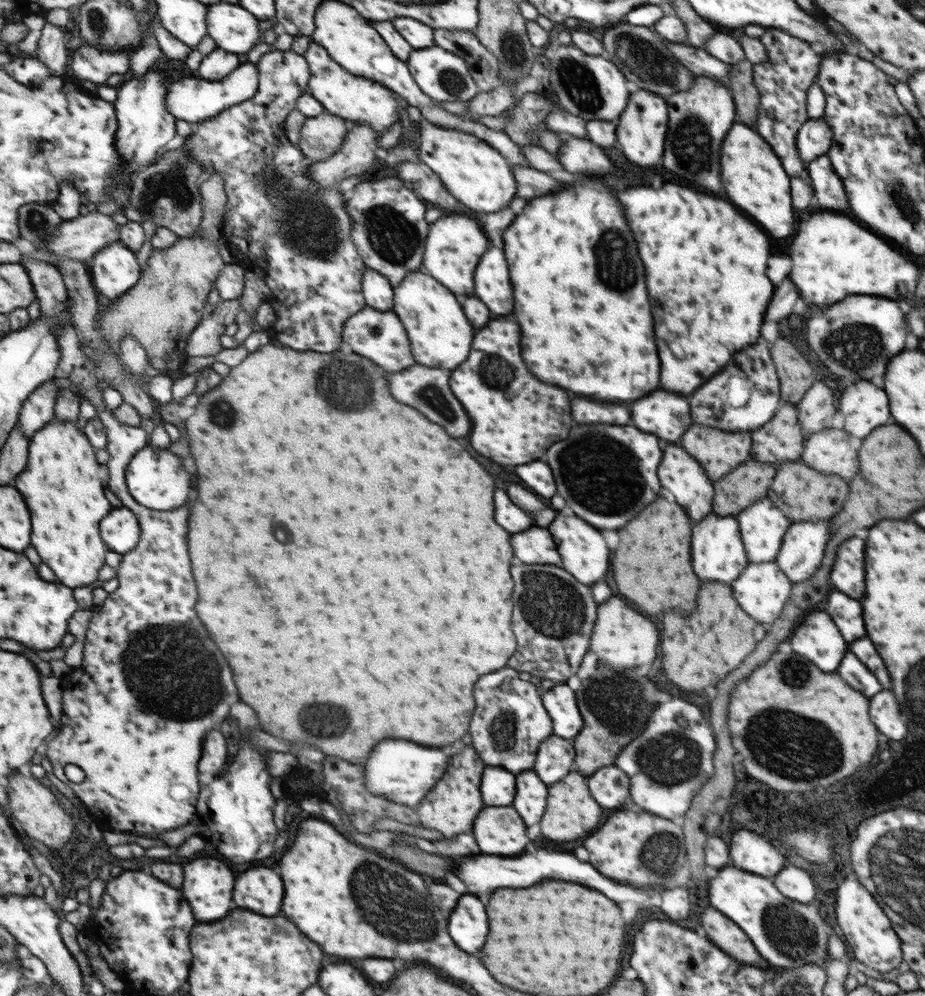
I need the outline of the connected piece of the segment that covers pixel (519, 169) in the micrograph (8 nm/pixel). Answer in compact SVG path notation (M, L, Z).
M523 165L512 167L519 198L535 198L535 196L543 196L547 192L555 192L561 188L561 182L551 180L545 172Z

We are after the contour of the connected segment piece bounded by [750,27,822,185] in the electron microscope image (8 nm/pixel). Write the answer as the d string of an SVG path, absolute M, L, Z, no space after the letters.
M765 28L758 38L765 47L764 61L751 67L751 81L757 89L759 102L756 110L756 121L753 128L759 128L763 136L767 136L767 144L783 156L783 168L811 185L807 164L800 157L796 147L796 134L808 119L806 95L811 83L815 82L822 54L814 52L806 41L791 36L790 33L778 28Z

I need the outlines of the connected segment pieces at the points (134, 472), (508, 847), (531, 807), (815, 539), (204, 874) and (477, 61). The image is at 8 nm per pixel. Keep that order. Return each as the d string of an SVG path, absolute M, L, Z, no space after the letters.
M151 442L133 456L126 474L131 496L134 496L139 504L157 511L175 510L187 504L187 500L191 498L191 490L195 488L193 478L195 476L187 470L181 456L173 454L168 447L156 447Z
M483 808L475 820L475 842L483 854L513 856L523 852L529 842L525 826L513 808Z
M532 769L525 770L519 776L519 796L515 796L515 804L511 804L519 816L523 816L523 822L527 826L537 824L543 808L545 808L545 784L537 778Z
M829 520L790 523L774 561L788 576L787 580L807 580L821 566L823 550L829 538Z
M201 858L185 866L185 886L181 891L187 892L187 900L191 900L191 906L195 908L195 916L199 916L199 922L213 922L225 918L233 908L233 890L235 890L235 874L231 868L219 860L219 858Z
M434 29L434 44L447 52L455 53L466 61L469 72L480 92L491 91L500 85L498 64L495 57L479 44L477 37L469 30Z

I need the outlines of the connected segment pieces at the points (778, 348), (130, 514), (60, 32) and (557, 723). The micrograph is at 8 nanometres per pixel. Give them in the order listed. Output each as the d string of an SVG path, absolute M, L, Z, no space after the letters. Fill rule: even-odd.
M777 338L770 348L770 356L779 376L782 402L798 403L813 384L809 362L797 352L789 338Z
M117 507L103 520L103 540L111 553L124 555L133 551L141 540L141 525L137 515L127 507Z
M47 22L39 39L36 57L49 67L52 76L61 77L67 72L69 54L67 54L68 27L56 26Z
M565 683L553 686L542 694L542 701L553 721L553 733L567 740L573 739L584 722L569 687Z

